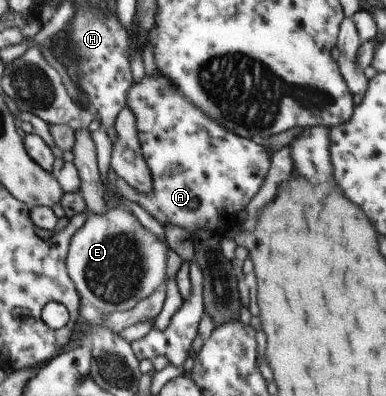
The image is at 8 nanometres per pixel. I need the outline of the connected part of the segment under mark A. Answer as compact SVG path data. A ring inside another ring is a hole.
M160 71L144 75L141 80L129 86L125 106L136 116L137 138L140 140L142 158L152 172L153 188L147 196L135 195L124 182L115 187L126 201L140 205L158 224L174 225L185 229L188 234L206 230L219 237L234 228L238 214L258 198L266 174L270 174L270 158L263 146L251 139L242 138L227 131L220 123L211 119L198 105L183 95L171 80Z

